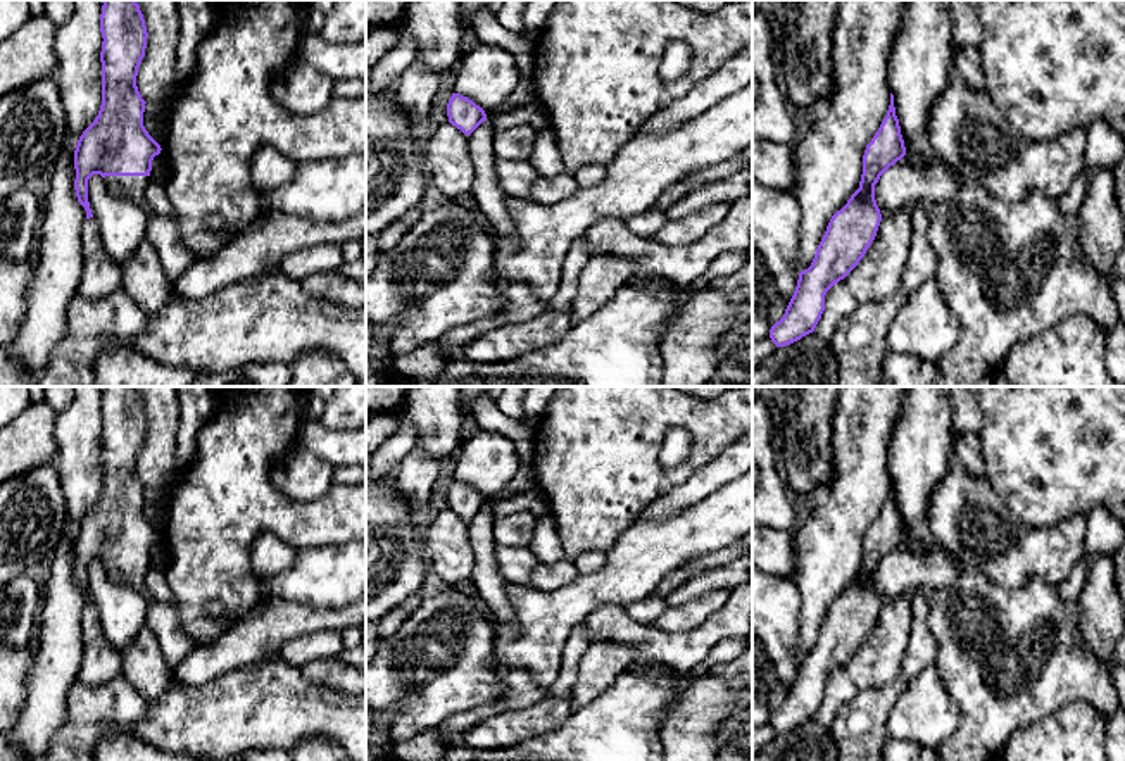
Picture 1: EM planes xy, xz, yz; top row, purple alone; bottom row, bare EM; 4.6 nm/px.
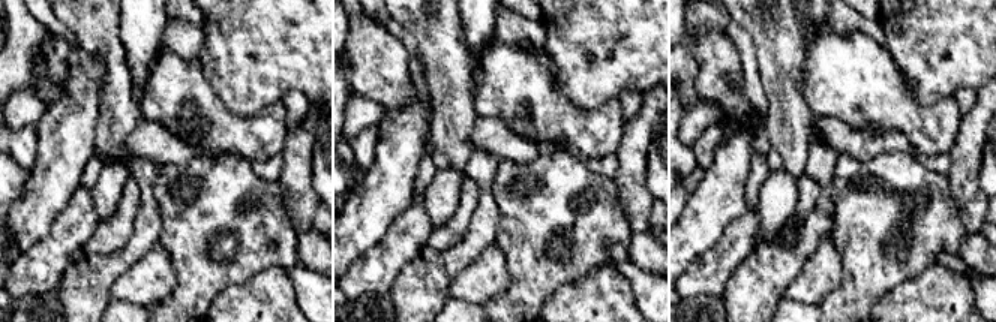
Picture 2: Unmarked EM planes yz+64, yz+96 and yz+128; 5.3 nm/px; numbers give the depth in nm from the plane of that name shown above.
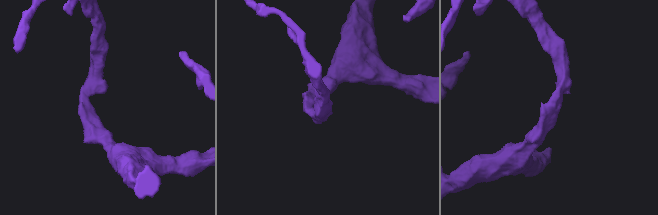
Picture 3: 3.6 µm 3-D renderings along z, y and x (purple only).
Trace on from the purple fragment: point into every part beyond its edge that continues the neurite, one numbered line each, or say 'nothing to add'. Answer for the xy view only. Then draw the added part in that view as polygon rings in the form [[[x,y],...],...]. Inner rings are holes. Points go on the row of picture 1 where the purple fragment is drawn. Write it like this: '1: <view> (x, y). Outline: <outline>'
1: xy (133, 187). Outline: [[[105,176],[104,179],[107,185],[119,185],[123,188],[121,198],[136,204],[147,212],[148,219],[154,216],[154,211],[145,202],[148,176]]]

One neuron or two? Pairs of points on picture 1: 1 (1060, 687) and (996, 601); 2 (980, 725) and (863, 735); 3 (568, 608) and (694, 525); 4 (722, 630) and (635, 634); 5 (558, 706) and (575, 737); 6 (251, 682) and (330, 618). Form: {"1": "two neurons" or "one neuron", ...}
{"1": "one neuron", "2": "two neurons", "3": "one neuron", "4": "one neuron", "5": "two neurons", "6": "two neurons"}

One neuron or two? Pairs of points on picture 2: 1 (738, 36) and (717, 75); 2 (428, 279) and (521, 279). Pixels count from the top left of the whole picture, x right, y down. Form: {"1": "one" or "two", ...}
{"1": "two", "2": "two"}

